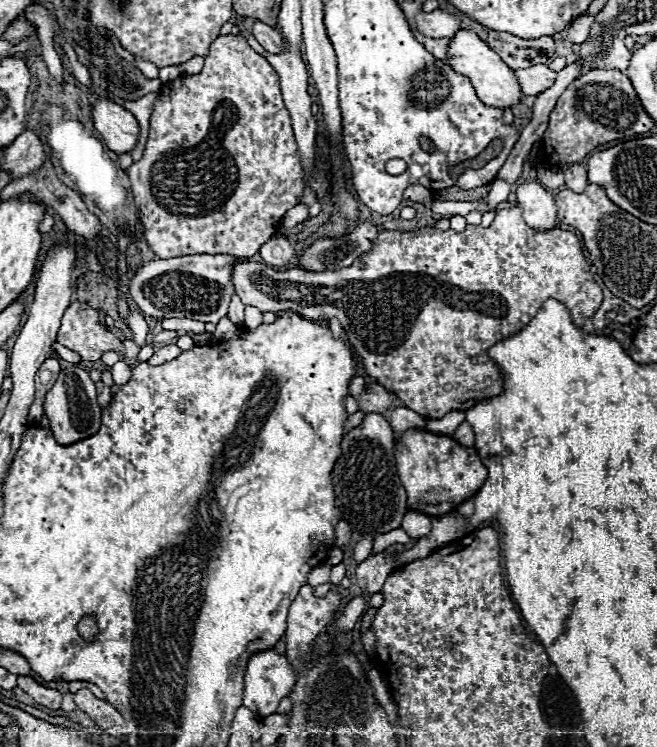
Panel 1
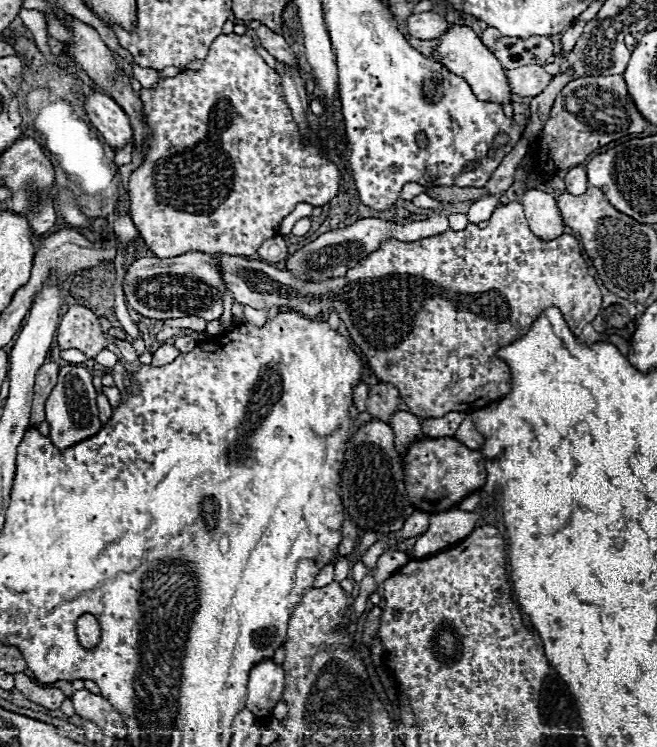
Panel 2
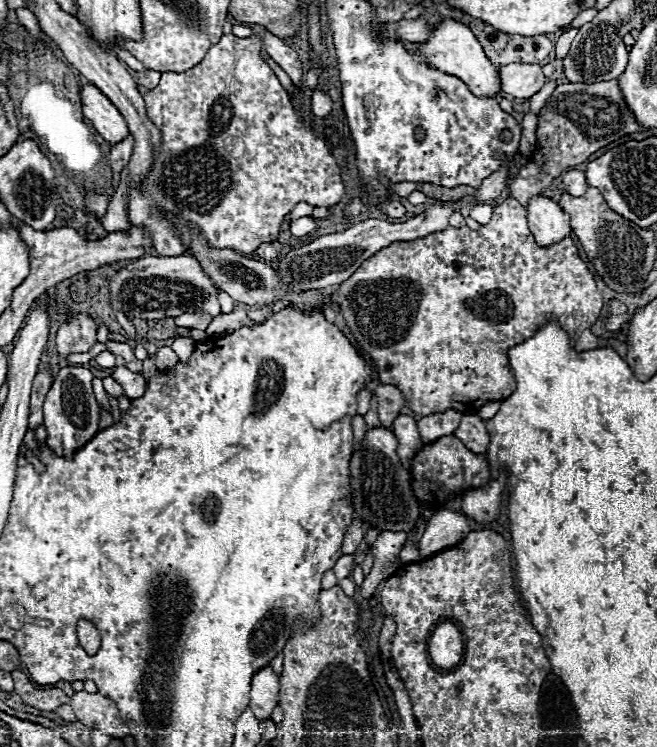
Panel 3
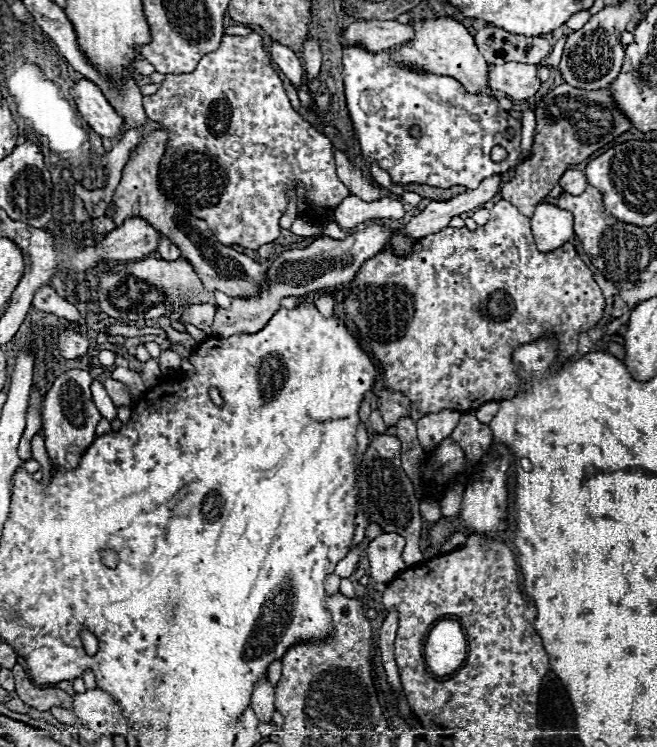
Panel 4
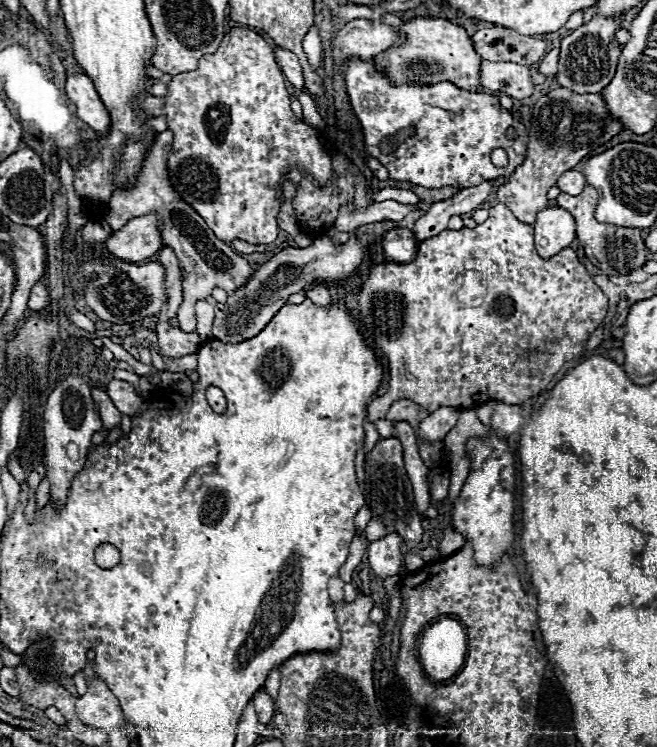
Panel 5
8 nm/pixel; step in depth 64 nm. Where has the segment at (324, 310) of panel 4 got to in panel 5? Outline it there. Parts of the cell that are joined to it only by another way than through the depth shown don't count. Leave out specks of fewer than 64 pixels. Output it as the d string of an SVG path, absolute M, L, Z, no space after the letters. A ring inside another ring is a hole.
M320 284L311 289L306 293L307 297L310 298L316 305L326 307L331 303L331 296L326 285Z

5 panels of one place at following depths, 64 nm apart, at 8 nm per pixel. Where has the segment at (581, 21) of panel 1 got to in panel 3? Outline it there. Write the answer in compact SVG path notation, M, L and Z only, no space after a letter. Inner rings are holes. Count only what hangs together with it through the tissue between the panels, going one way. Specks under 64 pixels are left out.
M570 28L568 32L564 32L560 38L558 38L558 42L556 42L556 58L562 58L562 56L566 56L568 54L568 48L570 48L570 42L574 40L574 36L576 36L576 32L578 32L578 28Z

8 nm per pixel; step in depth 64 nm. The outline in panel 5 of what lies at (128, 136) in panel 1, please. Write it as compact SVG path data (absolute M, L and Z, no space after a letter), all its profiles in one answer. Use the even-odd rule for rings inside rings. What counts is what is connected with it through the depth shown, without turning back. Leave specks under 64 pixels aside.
M70 74L66 80L66 96L76 106L76 116L94 132L104 134L110 128L110 116L100 102L92 80L86 74Z

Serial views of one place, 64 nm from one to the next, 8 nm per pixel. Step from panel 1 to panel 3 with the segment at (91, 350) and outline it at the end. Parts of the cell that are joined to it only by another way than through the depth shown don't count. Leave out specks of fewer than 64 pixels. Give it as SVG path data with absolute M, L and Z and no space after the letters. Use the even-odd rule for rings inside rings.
M72 314L56 334L60 356L88 352L96 344L96 324L88 314Z

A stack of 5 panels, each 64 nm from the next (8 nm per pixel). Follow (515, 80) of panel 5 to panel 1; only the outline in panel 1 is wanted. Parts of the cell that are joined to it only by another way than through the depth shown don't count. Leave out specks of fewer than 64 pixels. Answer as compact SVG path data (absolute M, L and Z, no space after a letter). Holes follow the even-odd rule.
M536 64L530 68L514 70L514 76L520 82L520 90L524 96L538 96L540 92L548 90L554 84L556 72L552 72L544 64Z

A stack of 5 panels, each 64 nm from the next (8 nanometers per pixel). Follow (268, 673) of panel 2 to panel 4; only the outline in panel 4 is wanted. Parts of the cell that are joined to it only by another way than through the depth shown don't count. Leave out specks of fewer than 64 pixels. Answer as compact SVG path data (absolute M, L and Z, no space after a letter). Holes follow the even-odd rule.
M262 678L252 694L250 706L254 708L258 720L262 724L270 724L270 718L274 714L274 688L270 686L268 678Z

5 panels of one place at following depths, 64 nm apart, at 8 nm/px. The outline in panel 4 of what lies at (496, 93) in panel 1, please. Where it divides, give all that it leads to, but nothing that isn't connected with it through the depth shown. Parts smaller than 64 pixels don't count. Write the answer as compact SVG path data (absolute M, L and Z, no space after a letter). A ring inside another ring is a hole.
M436 18L436 20L414 20L414 40L400 44L390 50L390 58L394 64L404 64L414 70L434 72L438 76L454 76L468 92L480 94L488 88L488 62L478 52L474 38L470 32L452 18Z

